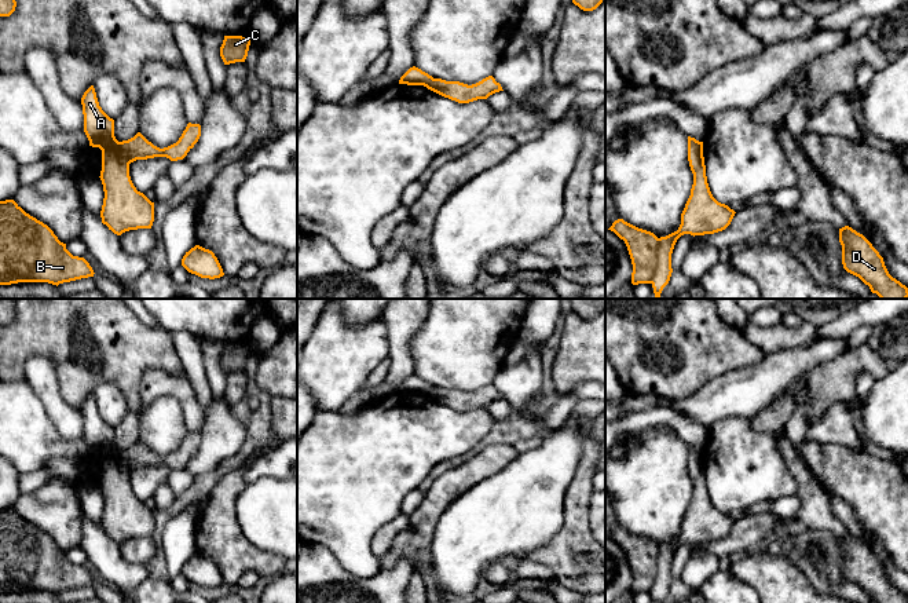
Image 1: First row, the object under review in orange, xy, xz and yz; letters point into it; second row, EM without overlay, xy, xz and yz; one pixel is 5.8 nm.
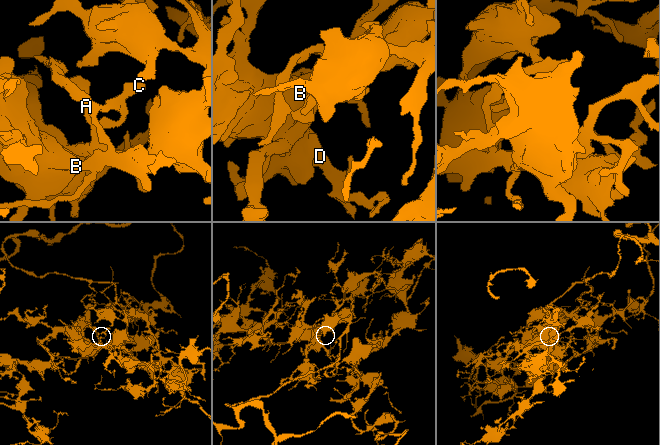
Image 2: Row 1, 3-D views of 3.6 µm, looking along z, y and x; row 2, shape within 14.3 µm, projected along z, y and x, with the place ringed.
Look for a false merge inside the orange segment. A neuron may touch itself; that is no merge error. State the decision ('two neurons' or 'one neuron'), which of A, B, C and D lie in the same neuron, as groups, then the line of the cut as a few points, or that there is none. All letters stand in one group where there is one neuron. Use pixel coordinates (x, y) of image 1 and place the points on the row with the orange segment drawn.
two neurons; A / B C D; cut in yz along (659, 238), (658, 262), (651, 282)

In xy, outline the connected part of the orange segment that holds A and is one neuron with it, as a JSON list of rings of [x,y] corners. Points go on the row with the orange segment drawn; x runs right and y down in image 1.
[[[94,85],[84,92],[81,105],[84,132],[89,146],[102,150],[99,176],[105,191],[102,223],[117,235],[129,230],[151,229],[154,202],[133,186],[128,158],[118,149],[118,140],[114,136],[114,120],[99,106]]]

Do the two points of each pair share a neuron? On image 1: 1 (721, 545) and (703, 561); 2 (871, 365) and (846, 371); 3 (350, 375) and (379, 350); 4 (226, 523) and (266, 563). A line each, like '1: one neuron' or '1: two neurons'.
1: two neurons
2: one neuron
3: one neuron
4: one neuron

